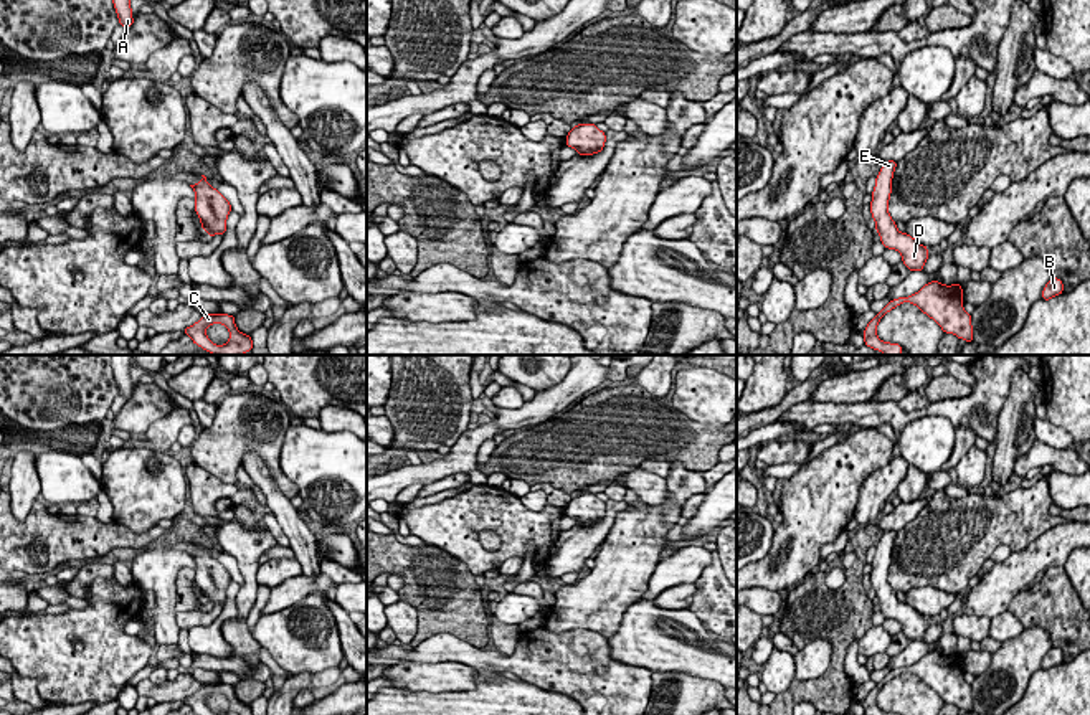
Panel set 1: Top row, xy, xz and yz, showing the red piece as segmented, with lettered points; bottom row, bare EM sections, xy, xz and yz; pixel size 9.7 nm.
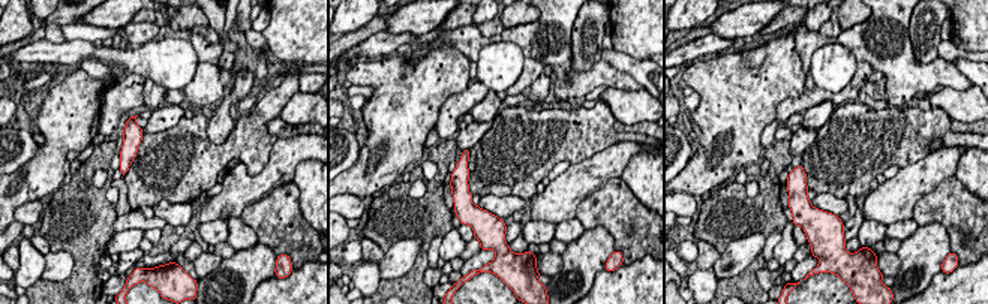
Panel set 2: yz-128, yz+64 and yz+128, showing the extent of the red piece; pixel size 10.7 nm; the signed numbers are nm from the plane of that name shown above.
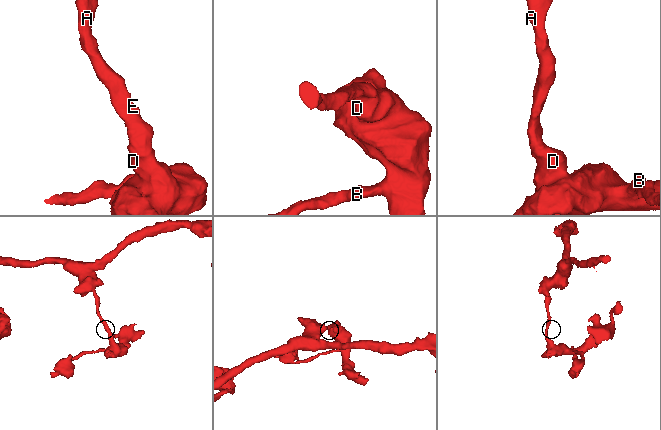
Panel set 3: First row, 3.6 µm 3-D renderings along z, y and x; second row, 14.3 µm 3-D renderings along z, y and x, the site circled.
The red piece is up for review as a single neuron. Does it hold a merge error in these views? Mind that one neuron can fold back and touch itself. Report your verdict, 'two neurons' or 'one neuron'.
one neuron

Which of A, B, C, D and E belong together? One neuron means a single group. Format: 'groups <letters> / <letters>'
groups A B C D E

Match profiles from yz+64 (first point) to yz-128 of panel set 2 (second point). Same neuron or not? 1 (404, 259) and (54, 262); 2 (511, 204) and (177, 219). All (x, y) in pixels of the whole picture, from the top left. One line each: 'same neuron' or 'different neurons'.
1: same neuron
2: same neuron

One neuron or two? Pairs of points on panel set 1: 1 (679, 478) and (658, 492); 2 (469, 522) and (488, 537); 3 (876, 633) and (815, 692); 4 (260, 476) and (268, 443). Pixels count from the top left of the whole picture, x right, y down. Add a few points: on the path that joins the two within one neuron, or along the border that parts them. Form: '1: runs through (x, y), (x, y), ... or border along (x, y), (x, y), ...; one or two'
1: border along (666, 478), (668, 497), (659, 504), (649, 506); two
2: border along (478, 534), (478, 540), (486, 549), (499, 549); two
3: border along (872, 625), (857, 639); two
4: border along (245, 451), (255, 451), (261, 458), (281, 492); two

